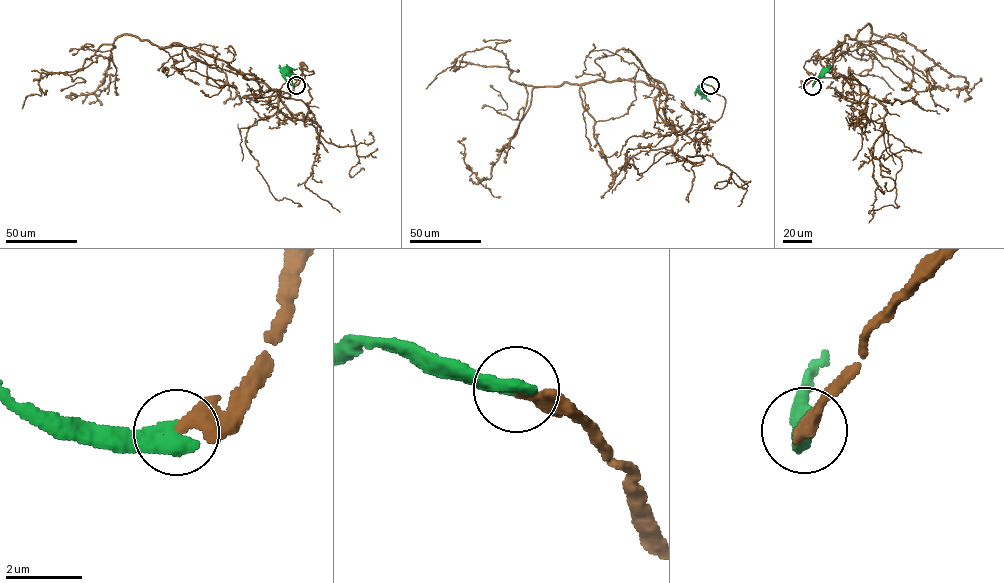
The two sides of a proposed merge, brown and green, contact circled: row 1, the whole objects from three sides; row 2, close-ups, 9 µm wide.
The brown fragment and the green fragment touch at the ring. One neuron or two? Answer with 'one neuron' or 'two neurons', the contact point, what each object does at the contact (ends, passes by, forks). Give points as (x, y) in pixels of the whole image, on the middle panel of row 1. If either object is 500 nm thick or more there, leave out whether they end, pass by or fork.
one neuron | (710, 85) | brown ends | green ends

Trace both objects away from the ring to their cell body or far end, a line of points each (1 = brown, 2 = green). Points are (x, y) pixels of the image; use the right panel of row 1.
1: (812, 86), (849, 71), (867, 94), (831, 70), (845, 36), (869, 23), (968, 86), (930, 89)
2: (812, 86), (823, 71)

